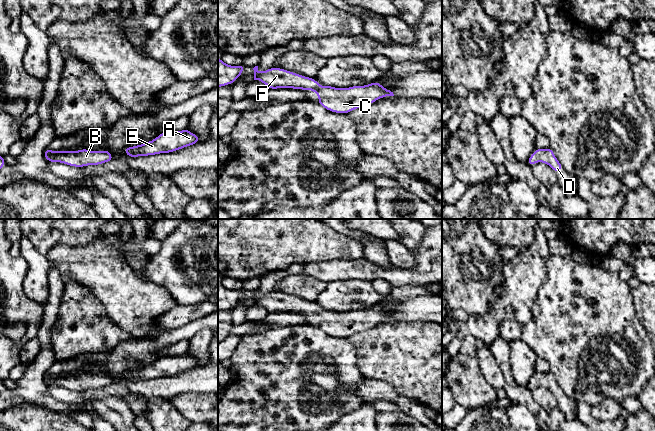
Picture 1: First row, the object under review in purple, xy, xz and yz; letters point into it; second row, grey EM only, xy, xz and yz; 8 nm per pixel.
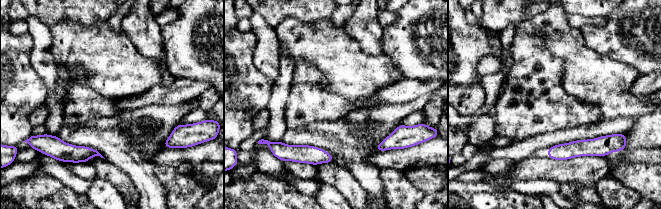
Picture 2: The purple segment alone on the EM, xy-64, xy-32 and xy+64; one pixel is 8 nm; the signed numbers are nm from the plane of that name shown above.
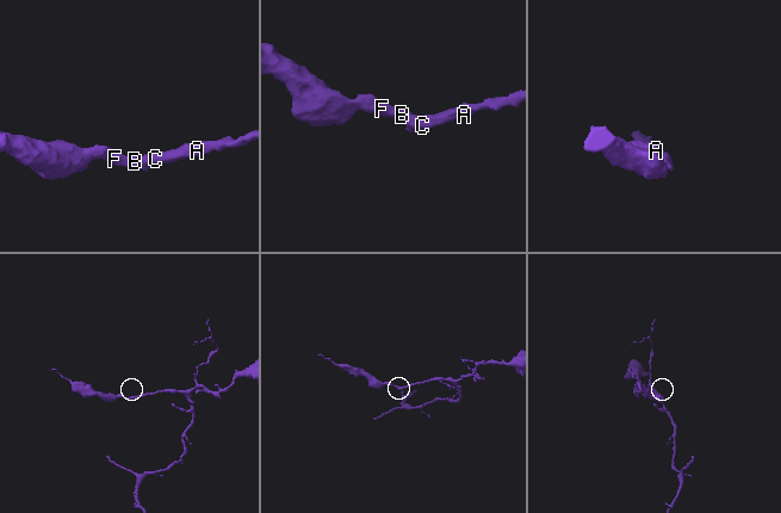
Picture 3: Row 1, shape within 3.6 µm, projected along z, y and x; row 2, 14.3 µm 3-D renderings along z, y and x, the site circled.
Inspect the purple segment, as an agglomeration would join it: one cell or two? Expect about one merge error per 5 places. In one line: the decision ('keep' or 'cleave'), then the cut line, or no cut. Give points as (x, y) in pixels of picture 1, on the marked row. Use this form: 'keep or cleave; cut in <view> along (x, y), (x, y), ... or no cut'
keep; no cut

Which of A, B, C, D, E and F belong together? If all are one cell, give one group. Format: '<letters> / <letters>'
A B C D E F

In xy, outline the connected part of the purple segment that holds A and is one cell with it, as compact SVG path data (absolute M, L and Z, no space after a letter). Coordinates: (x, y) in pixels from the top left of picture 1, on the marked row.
M188 129L182 131L168 131L159 134L158 137L152 141L133 147L127 147L124 149L124 153L132 158L170 153L196 144L199 141L199 137L191 133Z

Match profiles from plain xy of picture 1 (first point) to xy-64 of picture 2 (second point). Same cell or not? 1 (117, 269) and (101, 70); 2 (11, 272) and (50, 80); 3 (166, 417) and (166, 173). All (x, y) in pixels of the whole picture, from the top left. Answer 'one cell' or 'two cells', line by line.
1: one cell
2: two cells
3: one cell

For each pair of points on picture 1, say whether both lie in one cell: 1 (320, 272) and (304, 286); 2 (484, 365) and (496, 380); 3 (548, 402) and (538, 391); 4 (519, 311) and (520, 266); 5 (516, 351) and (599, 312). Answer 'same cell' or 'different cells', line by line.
1: different cells
2: same cell
3: same cell
4: same cell
5: different cells

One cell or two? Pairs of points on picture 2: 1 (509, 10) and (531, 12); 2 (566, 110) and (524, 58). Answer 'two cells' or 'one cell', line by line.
1: two cells
2: one cell

